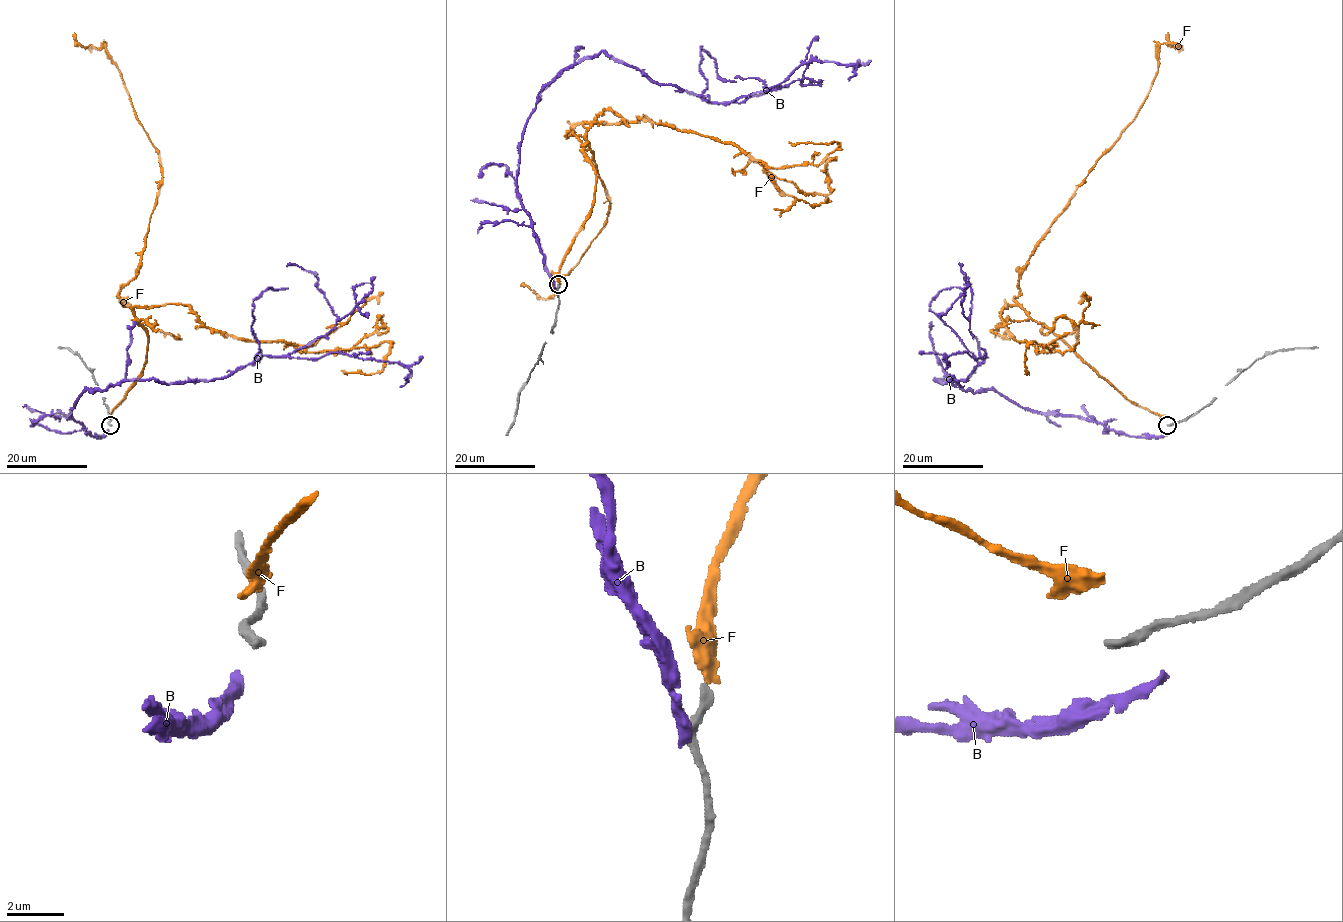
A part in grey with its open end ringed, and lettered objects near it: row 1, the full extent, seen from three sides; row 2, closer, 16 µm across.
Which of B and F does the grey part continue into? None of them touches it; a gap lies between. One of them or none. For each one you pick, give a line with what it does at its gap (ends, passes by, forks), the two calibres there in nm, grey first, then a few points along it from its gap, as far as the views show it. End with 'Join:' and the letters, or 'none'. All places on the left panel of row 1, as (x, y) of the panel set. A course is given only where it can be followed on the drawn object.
Join: none

